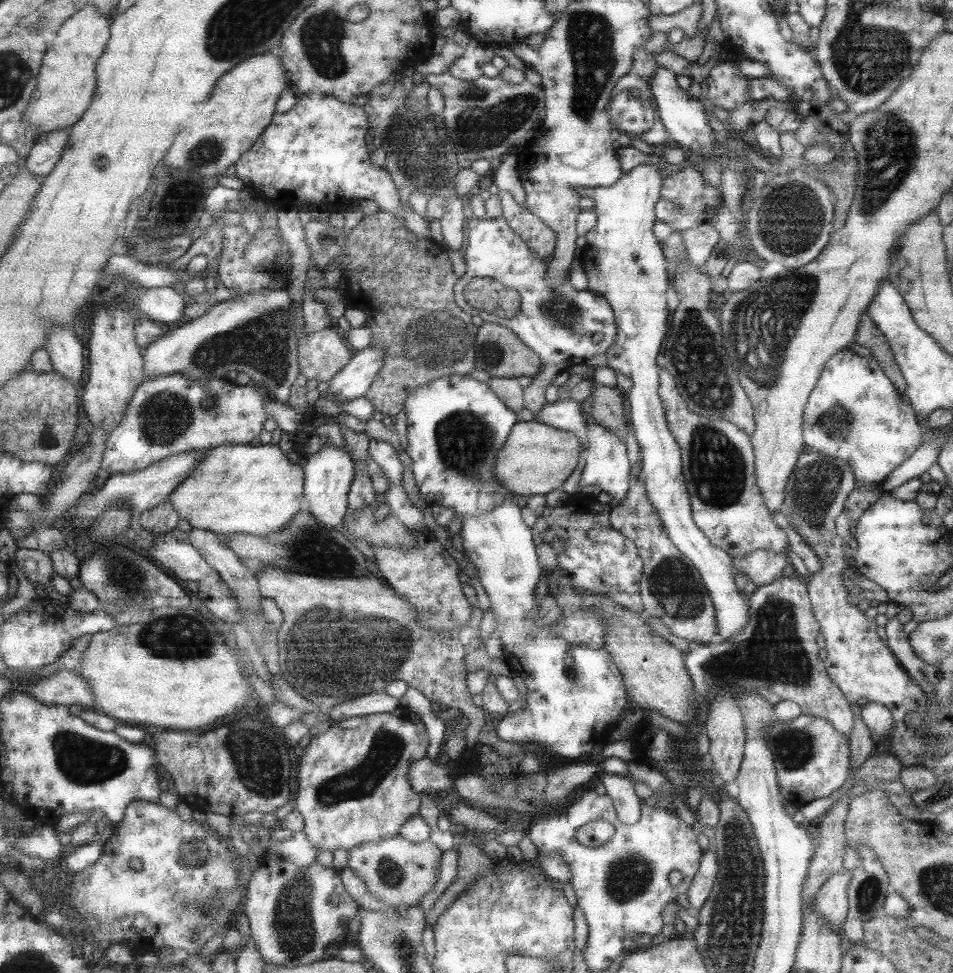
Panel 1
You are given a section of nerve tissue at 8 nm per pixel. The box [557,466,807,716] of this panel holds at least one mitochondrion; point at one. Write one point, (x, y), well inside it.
(674, 587)

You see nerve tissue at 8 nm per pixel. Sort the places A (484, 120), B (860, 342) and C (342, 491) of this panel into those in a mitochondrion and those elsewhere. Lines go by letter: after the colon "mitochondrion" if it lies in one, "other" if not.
A: mitochondrion
B: other
C: other

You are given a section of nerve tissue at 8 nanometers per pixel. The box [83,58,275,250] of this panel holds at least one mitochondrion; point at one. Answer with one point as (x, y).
(210, 150)

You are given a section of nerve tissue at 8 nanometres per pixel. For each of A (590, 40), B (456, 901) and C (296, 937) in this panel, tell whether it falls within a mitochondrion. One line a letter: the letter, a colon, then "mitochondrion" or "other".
A: mitochondrion
B: other
C: mitochondrion

